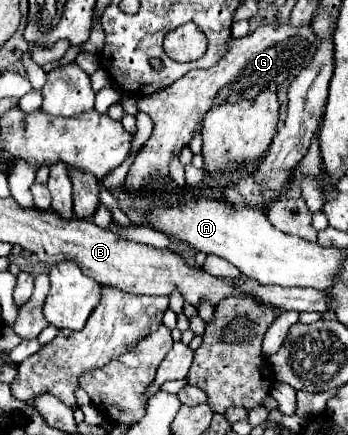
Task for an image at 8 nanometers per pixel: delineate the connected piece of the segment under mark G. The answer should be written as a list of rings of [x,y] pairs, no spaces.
[[[290,22],[276,26],[264,24],[244,38],[230,38],[228,52],[224,54],[224,58],[220,58],[220,62],[216,62],[216,66],[208,70],[190,70],[174,84],[154,94],[142,96],[138,100],[138,110],[150,114],[154,122],[154,130],[144,150],[136,156],[134,164],[130,166],[126,178],[128,188],[138,192],[142,186],[156,188],[152,186],[154,182],[170,182],[168,176],[170,154],[180,152],[180,148],[190,142],[194,130],[200,126],[202,116],[206,114],[208,108],[220,104],[226,98],[232,102],[236,98],[252,100],[266,88],[276,92],[280,84],[290,82],[292,78],[296,78],[296,74],[300,74],[300,70],[304,70],[304,66],[308,66],[312,54],[316,52],[310,50],[314,42],[316,38],[312,34],[312,22],[304,26],[292,26]]]

